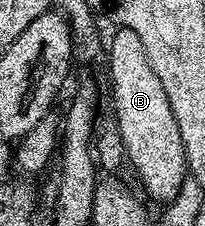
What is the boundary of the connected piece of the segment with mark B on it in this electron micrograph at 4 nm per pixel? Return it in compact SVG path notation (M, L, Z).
M118 27L115 32L110 39L110 87L114 90L114 113L118 121L116 130L122 138L125 156L129 163L131 161L134 165L147 193L152 198L159 199L159 204L165 205L174 200L176 193L180 193L180 185L184 185L188 177L186 150L180 137L180 125L176 125L172 105L168 105L168 93L164 93L164 85L160 85L160 77L156 77L148 61L148 53L144 53L140 36L127 27Z

